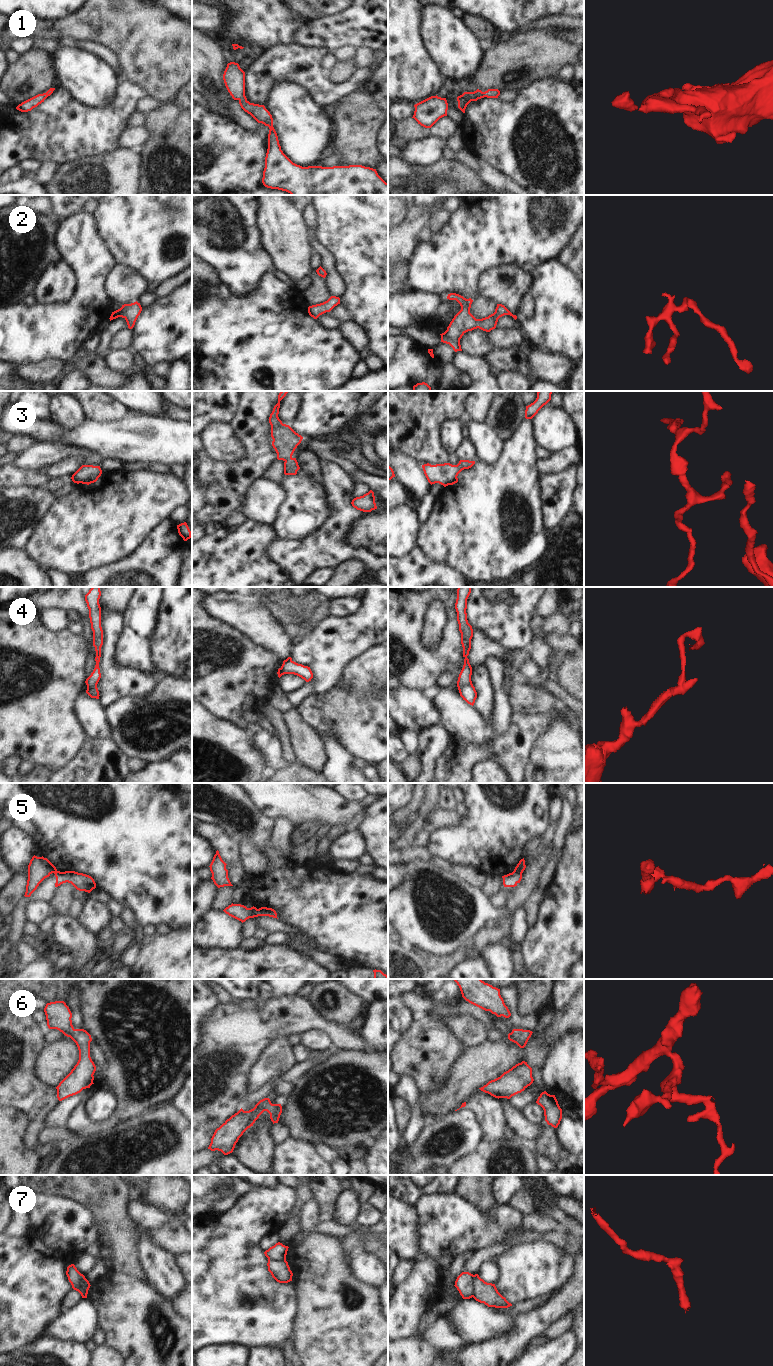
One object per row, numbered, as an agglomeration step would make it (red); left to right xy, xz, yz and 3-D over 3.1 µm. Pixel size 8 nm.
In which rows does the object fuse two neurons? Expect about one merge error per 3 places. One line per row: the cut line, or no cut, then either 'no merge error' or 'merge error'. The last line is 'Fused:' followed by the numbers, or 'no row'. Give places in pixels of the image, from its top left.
1: no cut | no merge error
2: no cut | no merge error
3: no cut | no merge error
4: yz (471, 683), (459, 690) | merge error
5: xz (250, 908), (253, 917) | merge error
6: no cut | no merge error
7: yz (472, 1275), (473, 1296) | merge error
Fused: 4, 5, 7

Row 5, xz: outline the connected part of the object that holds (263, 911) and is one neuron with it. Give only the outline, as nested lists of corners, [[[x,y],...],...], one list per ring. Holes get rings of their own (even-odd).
[[[253,906],[251,907],[251,910],[252,910],[253,918],[258,916],[269,916],[269,917],[277,918],[277,913],[272,908],[261,907],[257,909],[256,907]]]

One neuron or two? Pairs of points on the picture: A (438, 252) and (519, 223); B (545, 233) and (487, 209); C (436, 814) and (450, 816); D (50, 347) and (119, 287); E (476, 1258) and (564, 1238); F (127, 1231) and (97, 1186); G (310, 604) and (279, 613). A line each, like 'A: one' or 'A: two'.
A: one
B: one
C: one
D: two
E: one
F: one
G: two

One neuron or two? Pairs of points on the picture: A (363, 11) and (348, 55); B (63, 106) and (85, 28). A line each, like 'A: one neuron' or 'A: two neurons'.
A: two neurons
B: two neurons

